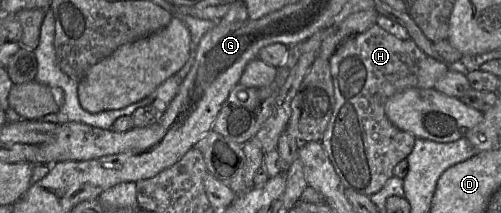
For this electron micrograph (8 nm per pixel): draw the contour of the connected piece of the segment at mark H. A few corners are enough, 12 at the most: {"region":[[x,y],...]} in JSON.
{"region":[[376,24],[328,62],[320,142],[370,197],[416,139],[386,101],[448,65]]}

